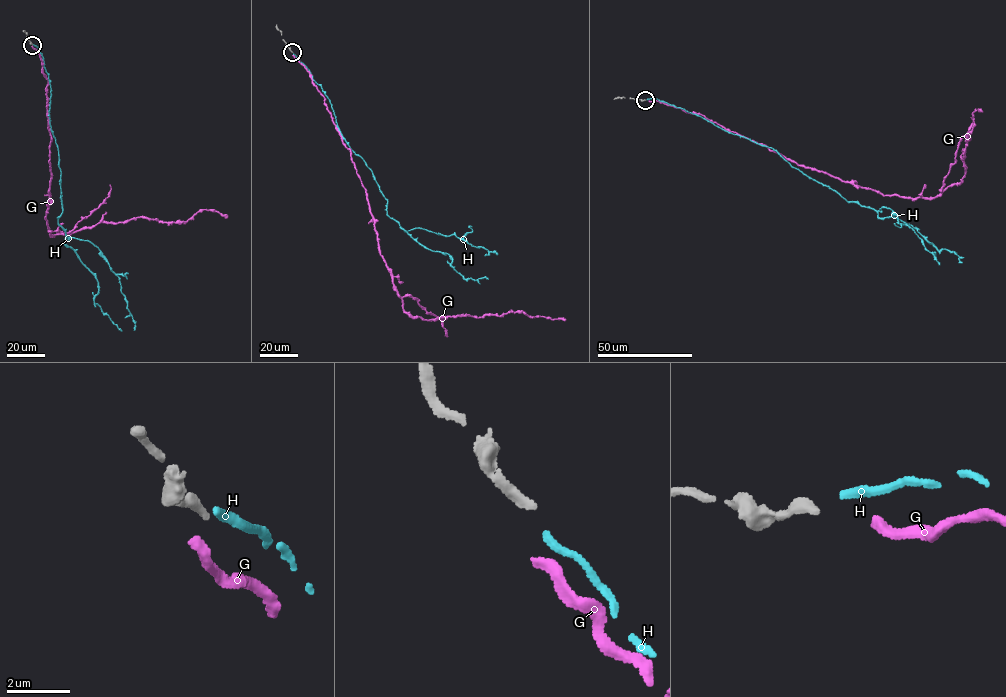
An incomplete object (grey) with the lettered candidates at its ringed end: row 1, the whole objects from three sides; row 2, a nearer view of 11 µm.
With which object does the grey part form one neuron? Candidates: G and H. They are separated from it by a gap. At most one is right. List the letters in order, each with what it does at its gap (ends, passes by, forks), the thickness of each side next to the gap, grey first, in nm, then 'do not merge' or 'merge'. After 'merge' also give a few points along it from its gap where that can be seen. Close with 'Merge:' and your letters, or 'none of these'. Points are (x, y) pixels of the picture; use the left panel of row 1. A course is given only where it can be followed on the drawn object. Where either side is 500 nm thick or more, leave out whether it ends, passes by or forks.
G: it ends there; 300 nm thick on the grey side, 320 nm on the other; do not merge
H: it ends there; 300 nm thick on the grey side, 280 nm on the other; do not merge
Merge: none of these

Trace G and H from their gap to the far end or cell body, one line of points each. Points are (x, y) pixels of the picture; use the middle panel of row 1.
G: (292, 55), (324, 97), (350, 150), (379, 253), (405, 311), (427, 320), (521, 312), (565, 320)
H: (293, 53), (329, 99), (343, 138), (372, 172), (387, 215), (417, 242), (449, 254), (464, 278), (488, 279)

